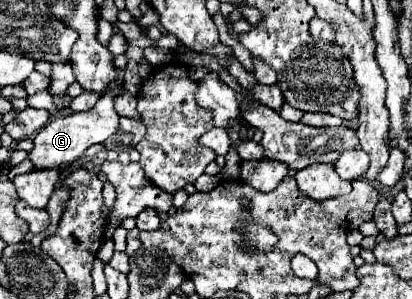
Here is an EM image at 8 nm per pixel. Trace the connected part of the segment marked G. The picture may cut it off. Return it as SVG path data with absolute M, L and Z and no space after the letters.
M121 86L105 92L99 102L87 112L73 112L65 118L55 118L47 126L43 126L33 138L33 150L29 150L29 160L35 164L35 168L59 168L61 164L71 164L81 158L89 146L105 142L119 128L119 114L113 108L113 96L117 96L119 90Z

